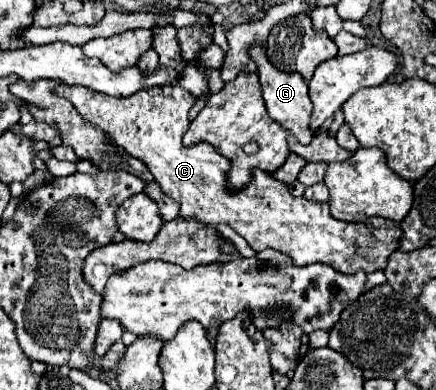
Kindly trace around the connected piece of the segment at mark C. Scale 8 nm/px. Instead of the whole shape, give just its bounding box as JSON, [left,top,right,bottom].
[55,85,401,273]

